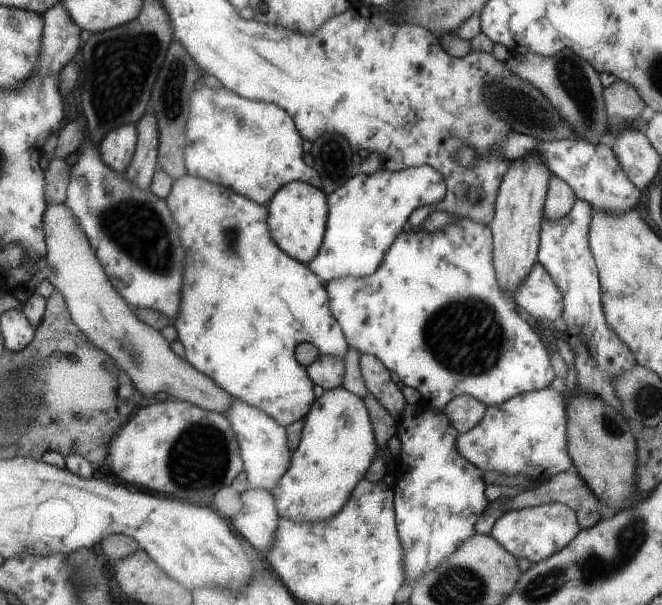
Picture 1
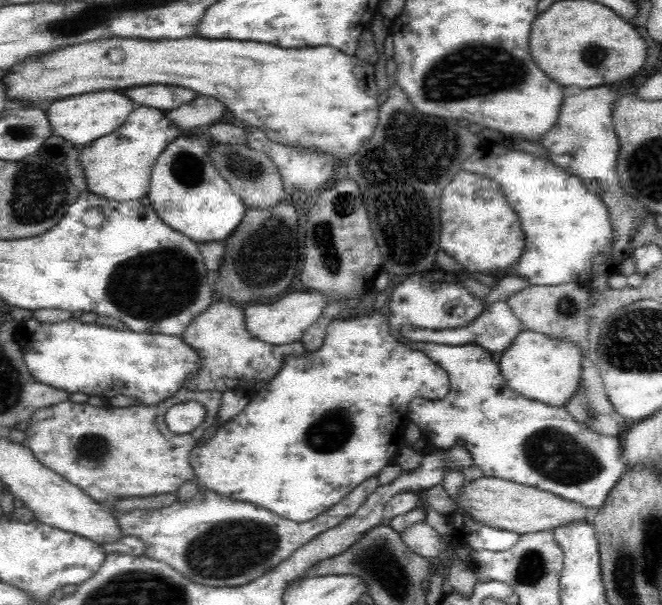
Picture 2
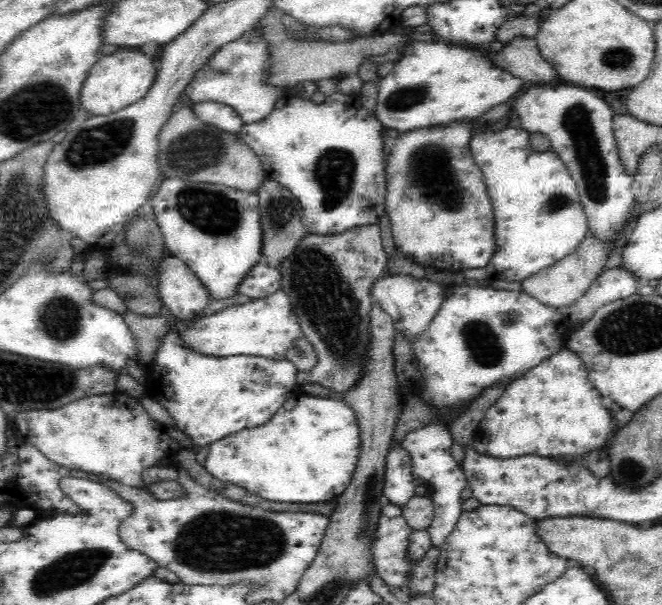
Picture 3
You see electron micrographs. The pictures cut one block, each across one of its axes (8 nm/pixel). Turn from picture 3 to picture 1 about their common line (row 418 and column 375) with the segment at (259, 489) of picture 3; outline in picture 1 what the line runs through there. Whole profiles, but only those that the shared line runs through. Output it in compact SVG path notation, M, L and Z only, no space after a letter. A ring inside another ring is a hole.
M454 217L455 221L446 224L444 228L436 232L406 232L402 230L396 238L396 242L388 250L384 262L367 277L340 277L329 281L328 294L330 295L330 308L334 318L342 327L344 336L350 347L358 349L361 355L374 355L385 365L389 365L392 372L398 374L401 384L412 386L421 394L421 404L424 406L443 411L445 406L454 397L460 395L470 395L483 402L486 406L502 405L520 393L543 389L550 386L555 377L554 366L544 342L540 336L532 330L532 326L516 312L516 308L510 304L510 298L506 296L496 280L494 265L494 234L489 225L476 222L468 217Z

